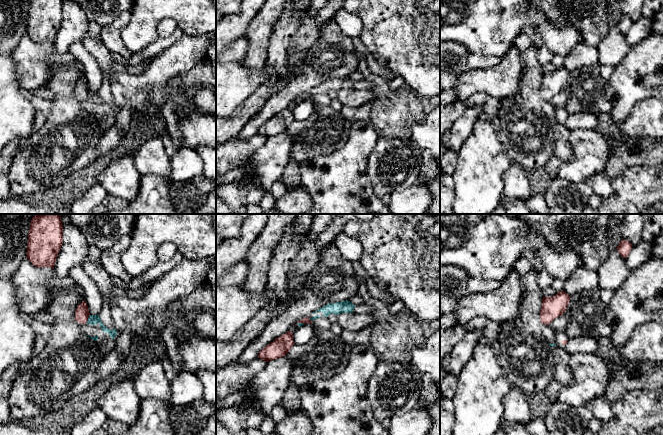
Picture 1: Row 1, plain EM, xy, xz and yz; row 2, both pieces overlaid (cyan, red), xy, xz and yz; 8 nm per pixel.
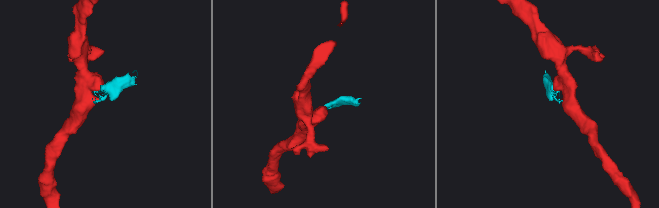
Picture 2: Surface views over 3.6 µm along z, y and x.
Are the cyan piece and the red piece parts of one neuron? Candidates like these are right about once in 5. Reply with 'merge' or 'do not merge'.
do not merge

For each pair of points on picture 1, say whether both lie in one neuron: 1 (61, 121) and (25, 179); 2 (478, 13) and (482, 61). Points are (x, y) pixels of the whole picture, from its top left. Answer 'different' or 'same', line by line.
1: same
2: different

